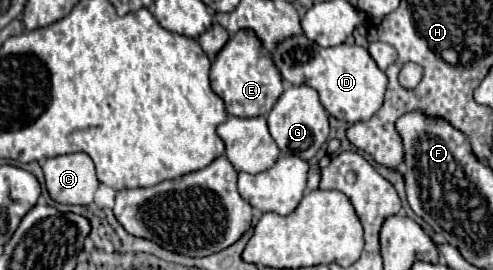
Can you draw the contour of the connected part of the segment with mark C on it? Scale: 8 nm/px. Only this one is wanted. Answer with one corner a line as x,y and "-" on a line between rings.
63,154
45,160
45,184
49,196
59,204
91,204
99,186
93,160
83,154

